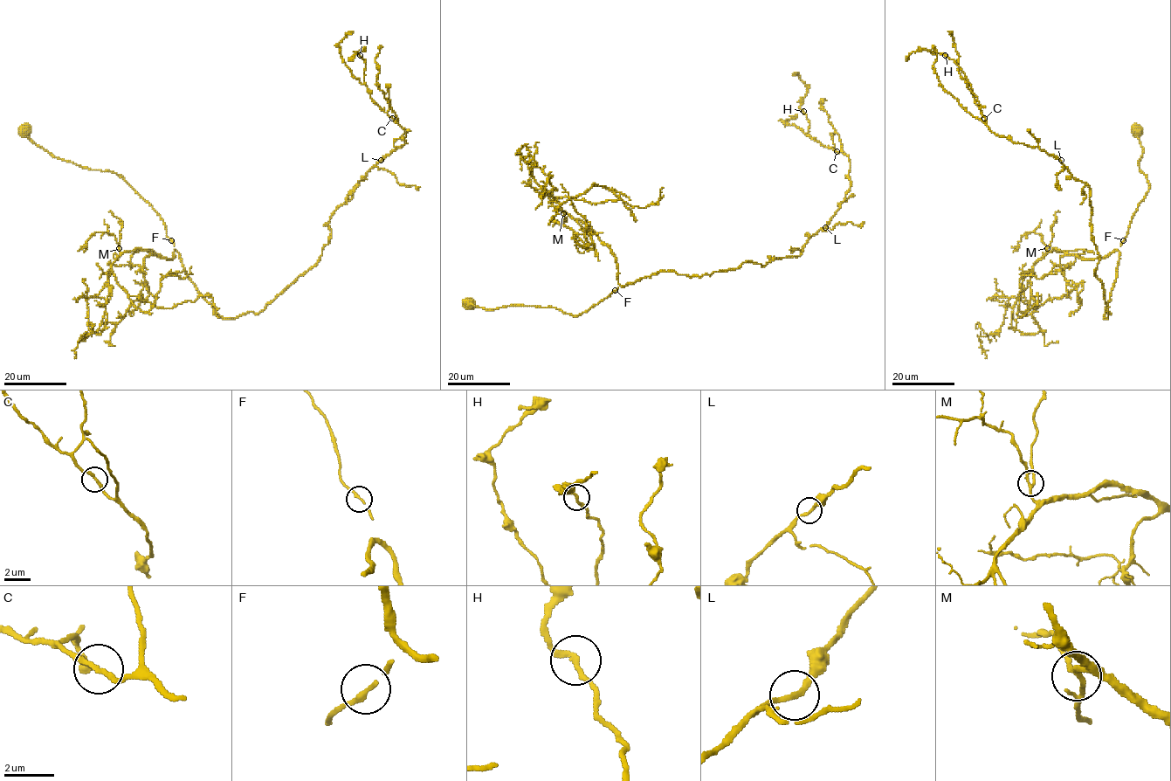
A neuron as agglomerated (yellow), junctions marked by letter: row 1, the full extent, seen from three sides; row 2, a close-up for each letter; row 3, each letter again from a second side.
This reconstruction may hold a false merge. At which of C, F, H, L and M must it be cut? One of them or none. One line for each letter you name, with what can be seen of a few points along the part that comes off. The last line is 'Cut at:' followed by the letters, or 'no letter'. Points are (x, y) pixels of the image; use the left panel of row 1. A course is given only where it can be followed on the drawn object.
Cut at: no letter

